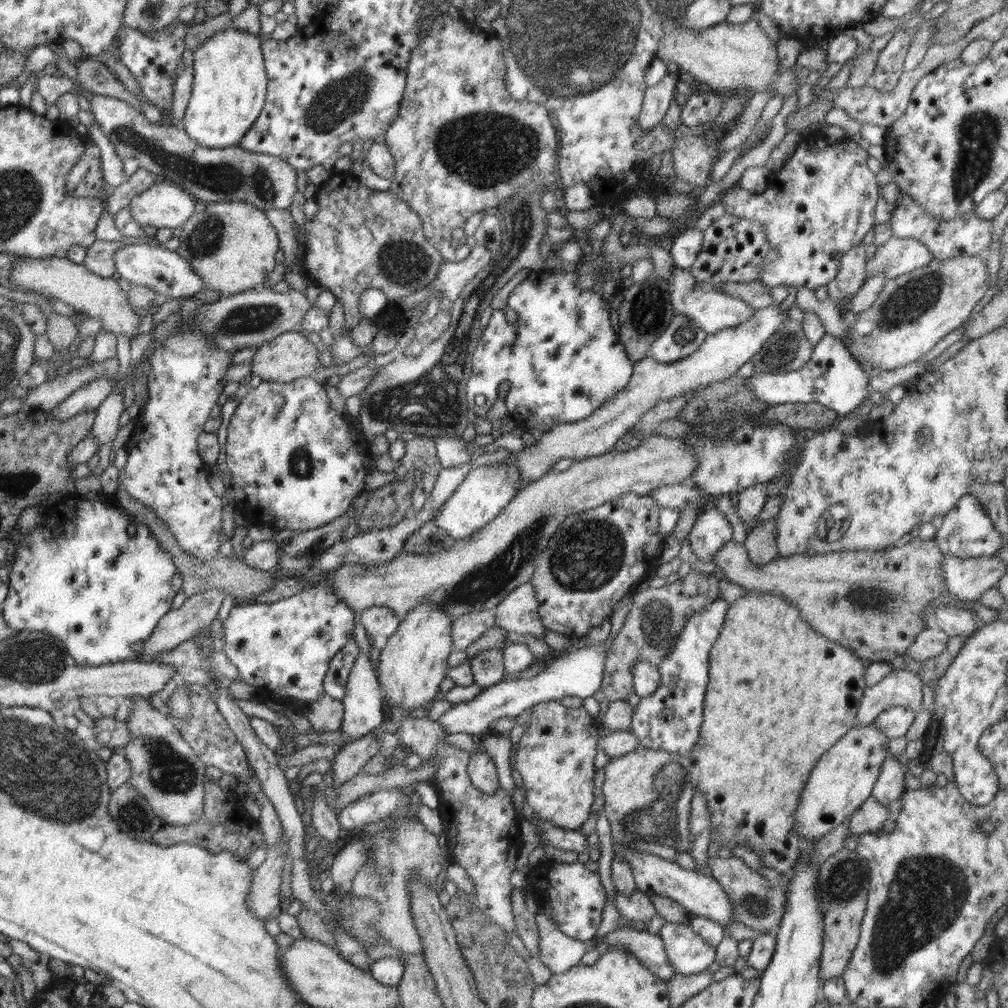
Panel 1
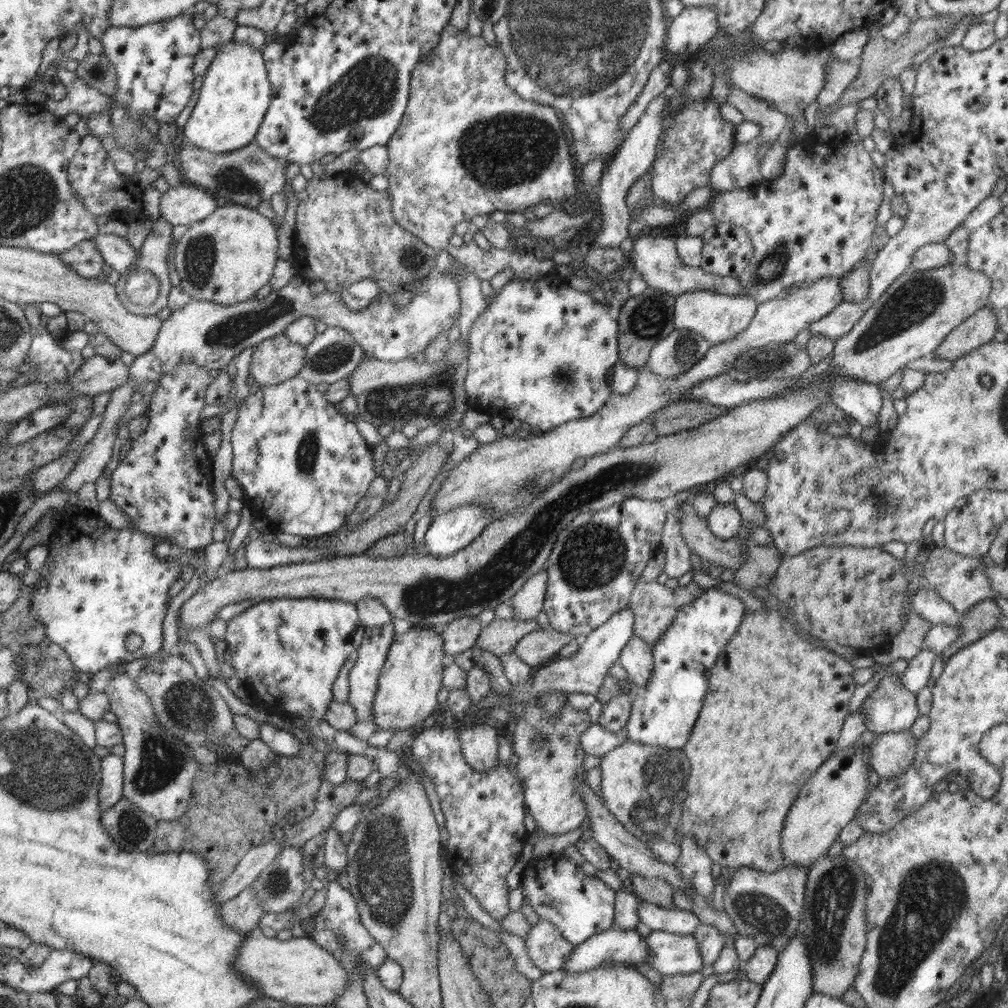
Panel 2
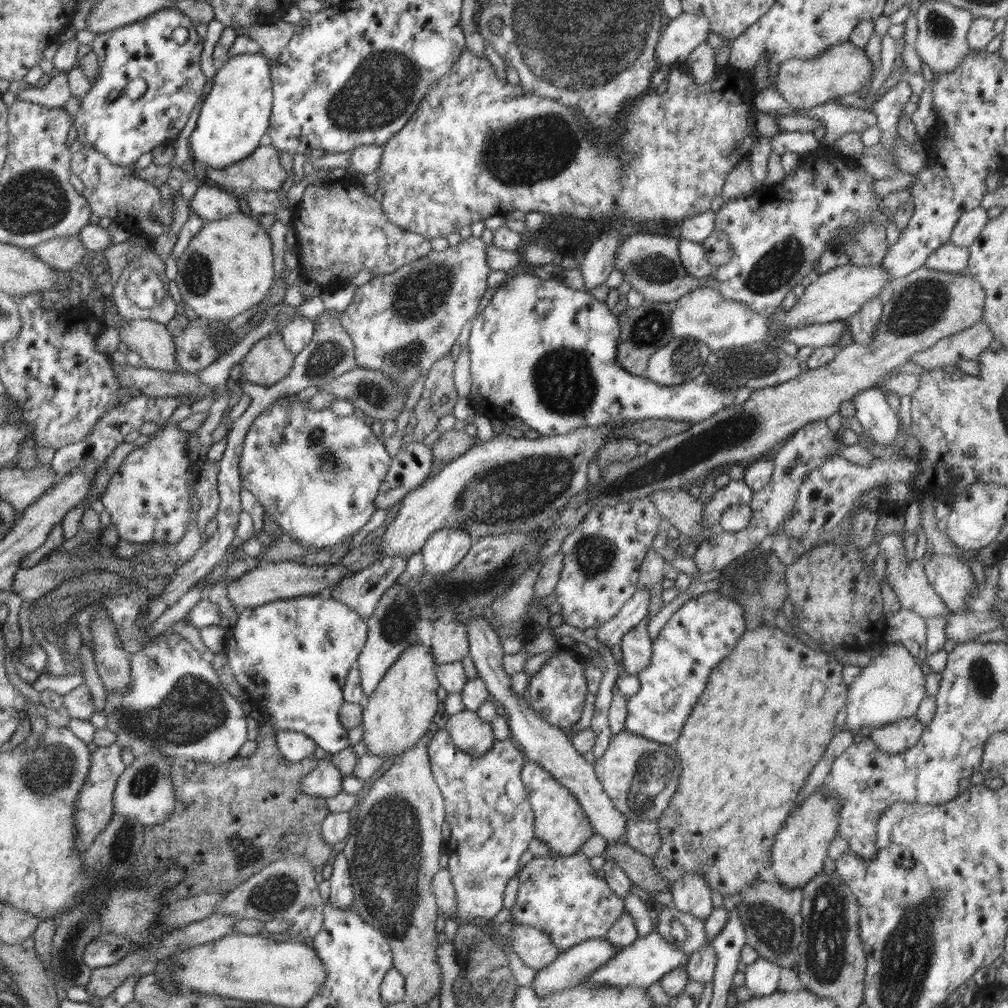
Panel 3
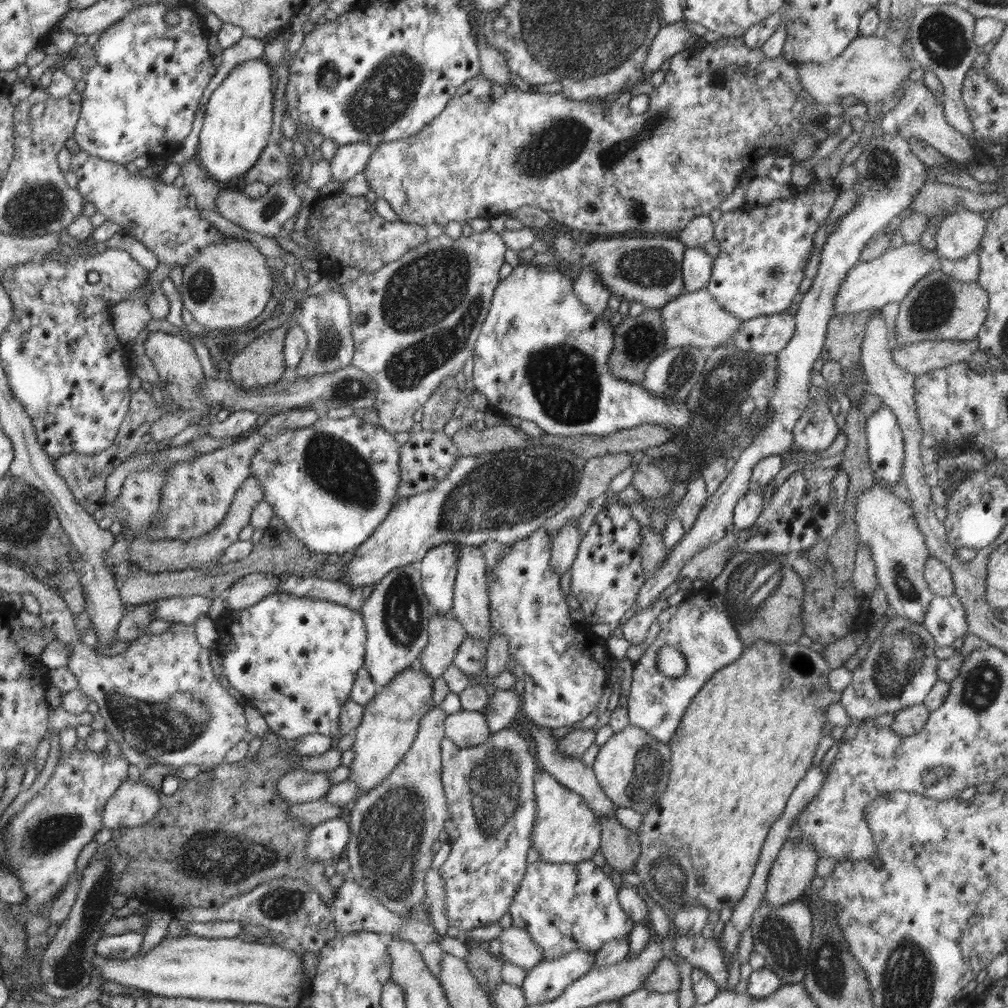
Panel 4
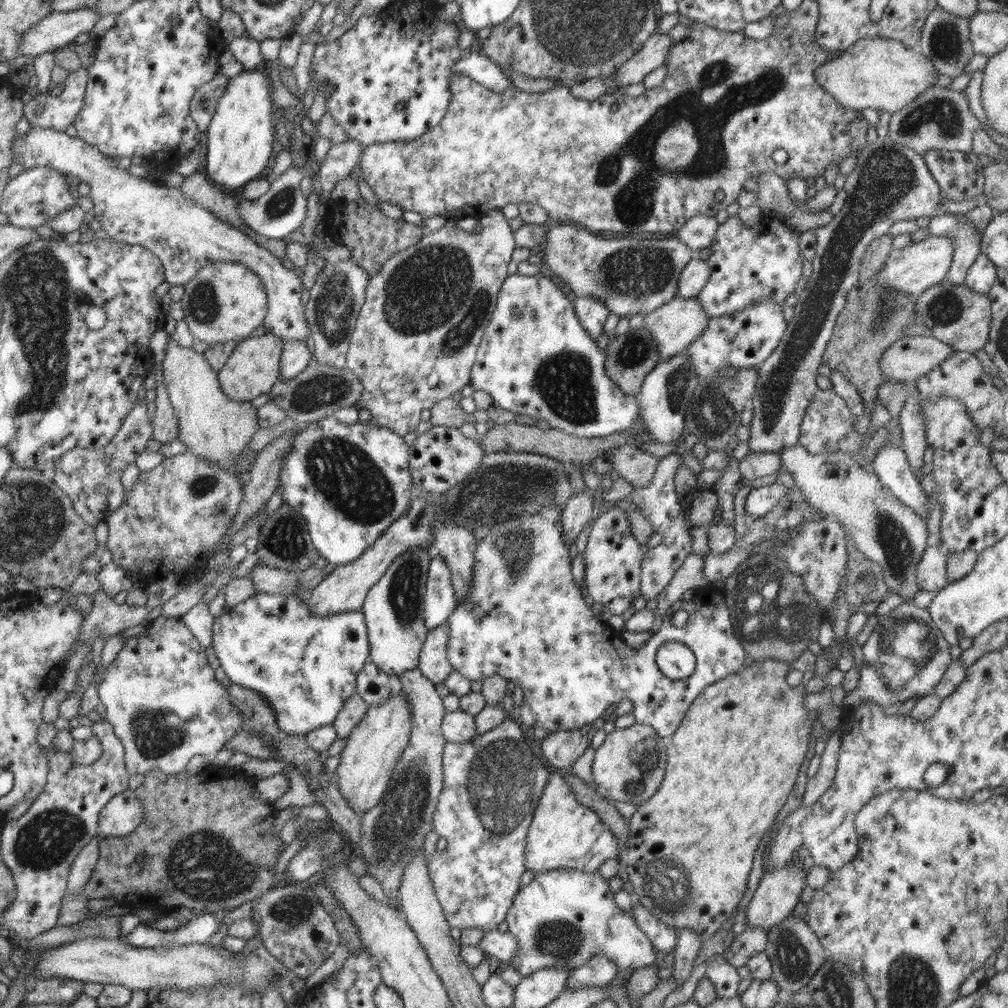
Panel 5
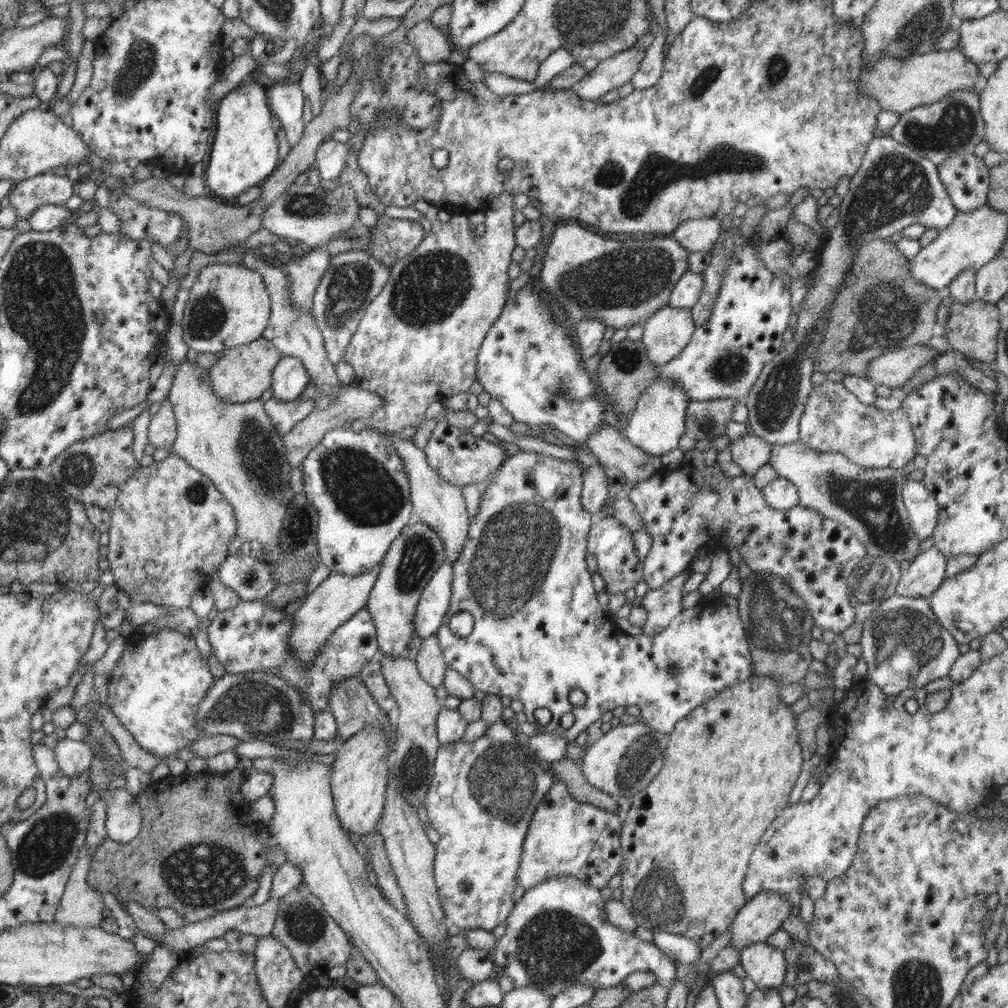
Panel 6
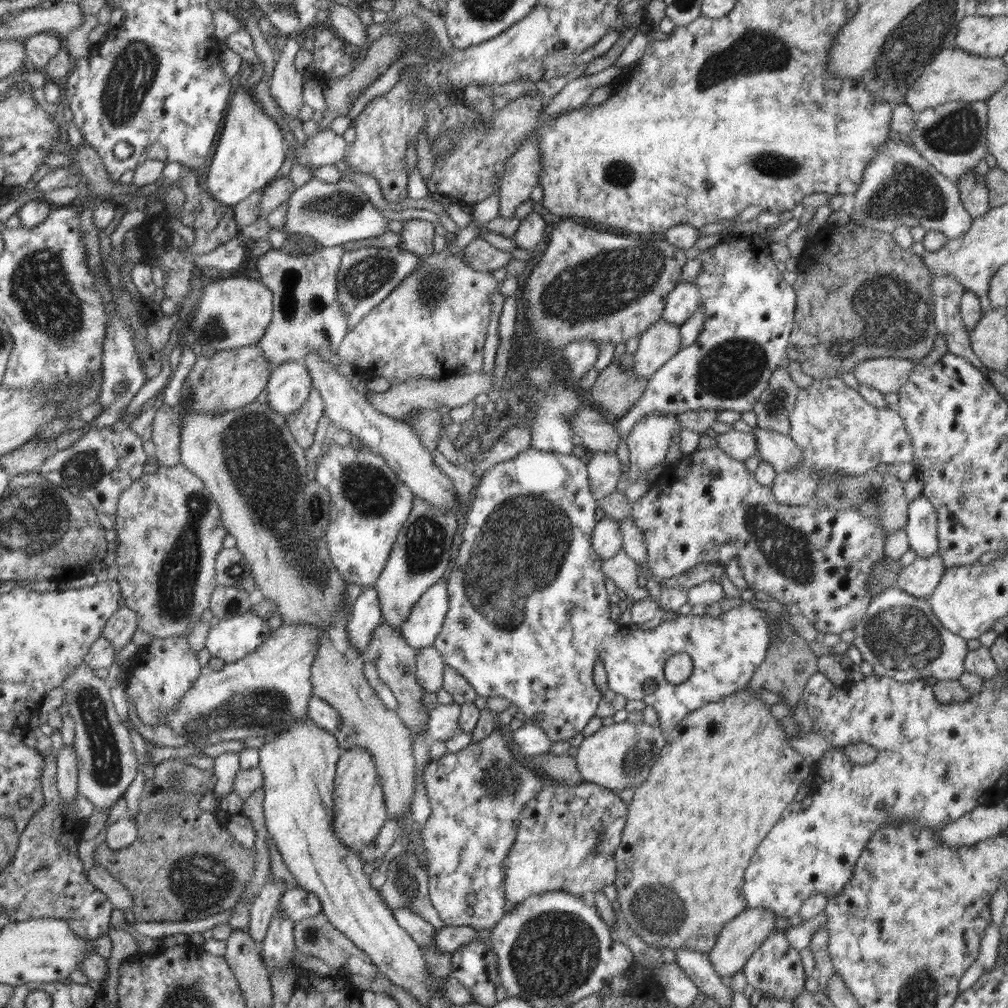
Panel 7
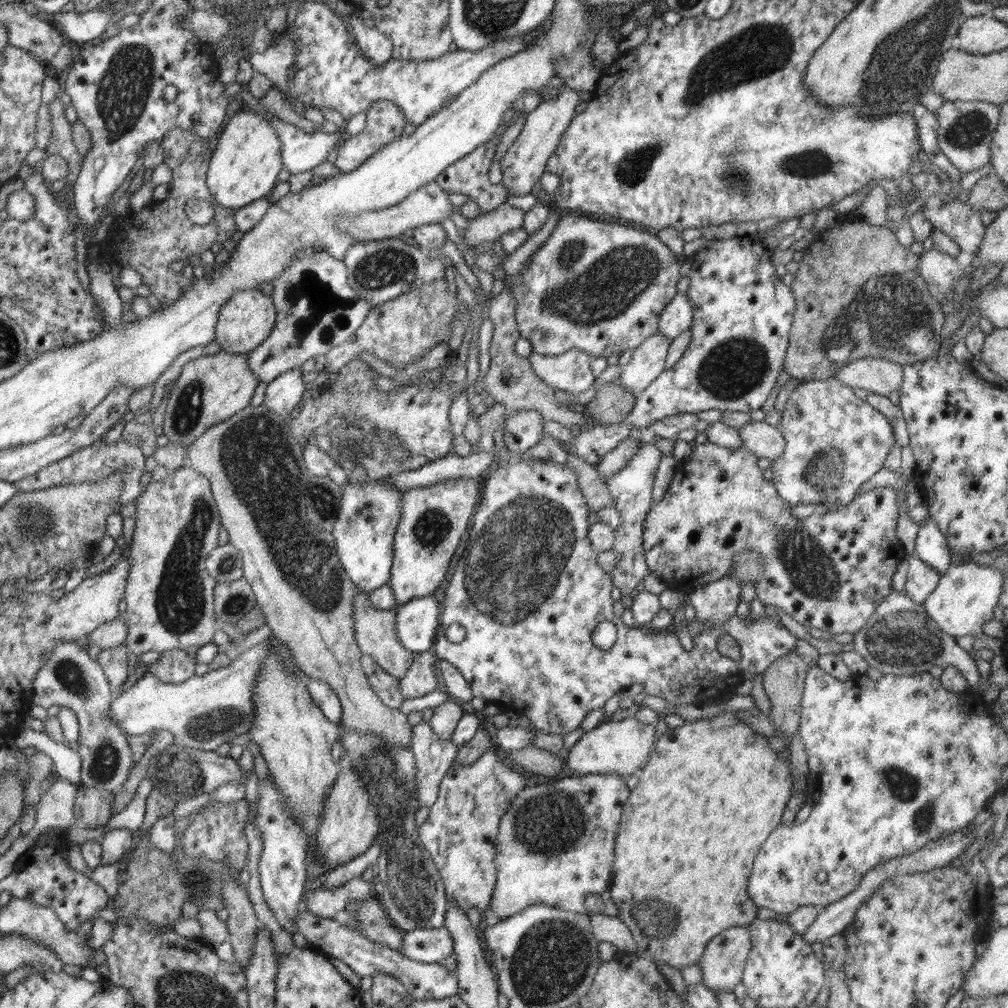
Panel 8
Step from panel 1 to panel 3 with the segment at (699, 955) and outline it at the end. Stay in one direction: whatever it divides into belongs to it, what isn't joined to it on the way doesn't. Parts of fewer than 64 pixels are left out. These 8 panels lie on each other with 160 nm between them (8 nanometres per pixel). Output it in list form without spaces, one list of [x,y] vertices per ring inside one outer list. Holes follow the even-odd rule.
[[[656,930],[646,936],[638,937],[630,946],[620,950],[614,958],[595,970],[584,982],[587,985],[620,987],[631,986],[647,989],[651,984],[658,982],[665,974],[672,972],[679,966],[685,966],[687,955],[678,948],[670,946],[668,941]]]

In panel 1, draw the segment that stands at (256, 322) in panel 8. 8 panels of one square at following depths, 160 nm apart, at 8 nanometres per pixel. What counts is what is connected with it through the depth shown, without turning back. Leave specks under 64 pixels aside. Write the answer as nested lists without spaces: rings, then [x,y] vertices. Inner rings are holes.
[[[246,202],[206,203],[202,212],[192,214],[182,226],[180,245],[176,254],[190,266],[190,272],[198,274],[198,278],[205,282],[206,290],[220,292],[222,297],[232,296],[245,290],[262,286],[265,279],[274,270],[275,255],[278,252],[279,241],[276,230],[268,221],[264,211]]]

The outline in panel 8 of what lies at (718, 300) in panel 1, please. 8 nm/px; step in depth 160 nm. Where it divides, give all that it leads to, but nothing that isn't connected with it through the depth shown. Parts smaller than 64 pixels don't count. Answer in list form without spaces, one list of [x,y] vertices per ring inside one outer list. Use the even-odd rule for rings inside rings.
[[[660,333],[652,334],[652,337],[646,338],[646,341],[641,342],[633,350],[630,362],[622,367],[619,382],[633,392],[643,391],[665,369],[665,360],[670,345],[671,342]]]

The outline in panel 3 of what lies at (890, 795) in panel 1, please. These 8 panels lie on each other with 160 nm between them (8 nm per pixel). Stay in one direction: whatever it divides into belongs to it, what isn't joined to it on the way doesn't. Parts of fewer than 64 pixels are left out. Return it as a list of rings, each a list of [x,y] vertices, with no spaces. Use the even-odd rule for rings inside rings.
[[[915,717],[904,718],[887,724],[883,728],[872,729],[869,738],[884,752],[904,752],[916,745],[925,726]]]

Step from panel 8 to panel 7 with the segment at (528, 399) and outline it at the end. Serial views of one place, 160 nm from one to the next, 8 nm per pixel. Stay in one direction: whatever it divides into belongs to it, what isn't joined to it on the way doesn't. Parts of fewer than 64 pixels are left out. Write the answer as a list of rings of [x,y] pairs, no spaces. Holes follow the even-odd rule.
[[[493,371],[488,375],[477,373],[463,374],[462,376],[445,375],[443,378],[421,378],[412,377],[402,383],[396,383],[391,386],[371,385],[365,393],[365,397],[370,401],[376,410],[379,410],[386,416],[400,419],[412,409],[438,409],[441,406],[456,408],[473,402],[480,393],[489,393],[492,388]],[[595,407],[577,410],[571,416],[571,429],[582,439],[582,444],[593,453],[616,452],[619,437],[616,425],[605,421],[602,413]]]

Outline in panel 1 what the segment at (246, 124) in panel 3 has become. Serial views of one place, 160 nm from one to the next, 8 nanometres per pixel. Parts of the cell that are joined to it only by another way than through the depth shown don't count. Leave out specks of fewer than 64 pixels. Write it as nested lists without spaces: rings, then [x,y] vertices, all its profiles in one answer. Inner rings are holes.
[[[230,26],[214,32],[193,50],[191,97],[180,122],[188,136],[202,146],[219,149],[237,145],[263,109],[267,74],[259,36]]]

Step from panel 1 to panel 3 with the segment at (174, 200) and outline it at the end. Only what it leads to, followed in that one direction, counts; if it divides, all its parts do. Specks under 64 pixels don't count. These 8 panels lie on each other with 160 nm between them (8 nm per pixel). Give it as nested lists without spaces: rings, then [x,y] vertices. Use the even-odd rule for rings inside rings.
[[[200,185],[190,202],[190,209],[198,213],[200,219],[216,221],[242,213],[236,197],[218,187]]]

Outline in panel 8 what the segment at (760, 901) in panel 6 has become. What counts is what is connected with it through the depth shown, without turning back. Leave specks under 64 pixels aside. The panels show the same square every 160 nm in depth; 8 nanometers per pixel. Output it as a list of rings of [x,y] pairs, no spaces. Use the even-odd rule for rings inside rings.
[[[733,926],[711,938],[699,965],[702,983],[714,994],[733,992],[743,977],[743,970],[750,953],[750,933],[745,926]]]

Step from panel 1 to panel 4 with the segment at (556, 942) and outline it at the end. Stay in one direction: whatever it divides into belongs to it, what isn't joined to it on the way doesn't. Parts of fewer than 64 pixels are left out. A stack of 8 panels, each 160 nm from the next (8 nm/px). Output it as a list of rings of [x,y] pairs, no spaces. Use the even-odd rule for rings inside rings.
[[[511,925],[503,928],[499,938],[501,944],[500,958],[507,965],[528,971],[542,961],[542,950],[533,943],[526,930]]]

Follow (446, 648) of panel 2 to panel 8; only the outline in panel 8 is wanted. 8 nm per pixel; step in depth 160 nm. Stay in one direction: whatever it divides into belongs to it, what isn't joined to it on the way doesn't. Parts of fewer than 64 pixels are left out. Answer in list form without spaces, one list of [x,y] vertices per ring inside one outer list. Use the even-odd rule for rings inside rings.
[[[430,650],[420,653],[420,656],[414,659],[410,669],[400,680],[400,690],[404,699],[419,698],[437,689],[438,680],[434,673],[437,662]]]

